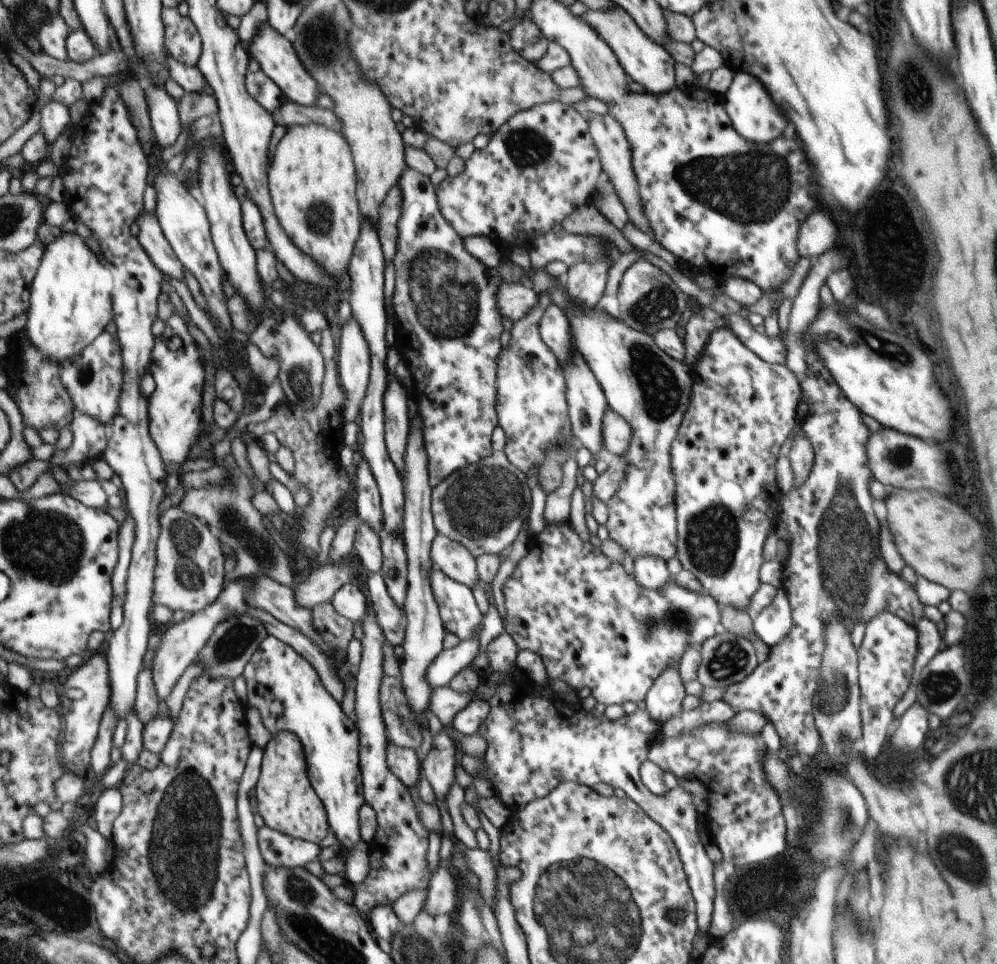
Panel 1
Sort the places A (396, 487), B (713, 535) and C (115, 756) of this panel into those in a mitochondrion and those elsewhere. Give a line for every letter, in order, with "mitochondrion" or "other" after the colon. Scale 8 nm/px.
A: other
B: mitochondrion
C: other

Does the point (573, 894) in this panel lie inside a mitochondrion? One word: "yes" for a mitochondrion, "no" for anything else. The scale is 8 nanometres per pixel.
yes

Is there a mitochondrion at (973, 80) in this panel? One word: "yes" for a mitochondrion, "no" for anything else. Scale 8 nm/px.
no

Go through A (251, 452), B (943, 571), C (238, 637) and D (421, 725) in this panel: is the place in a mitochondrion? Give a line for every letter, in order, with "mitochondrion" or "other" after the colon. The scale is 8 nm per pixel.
A: other
B: other
C: mitochondrion
D: other

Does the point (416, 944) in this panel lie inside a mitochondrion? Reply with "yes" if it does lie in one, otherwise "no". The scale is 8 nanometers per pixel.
yes

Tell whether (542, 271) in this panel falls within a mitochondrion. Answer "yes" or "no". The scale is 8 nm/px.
no

